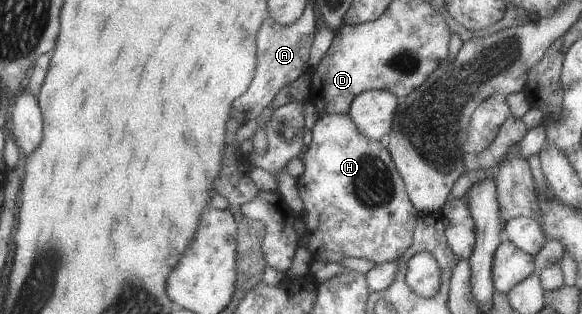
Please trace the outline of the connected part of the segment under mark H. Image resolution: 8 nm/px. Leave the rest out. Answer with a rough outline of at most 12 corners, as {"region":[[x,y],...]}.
{"region":[[346,113],[309,134],[311,261],[397,261],[422,213]]}

